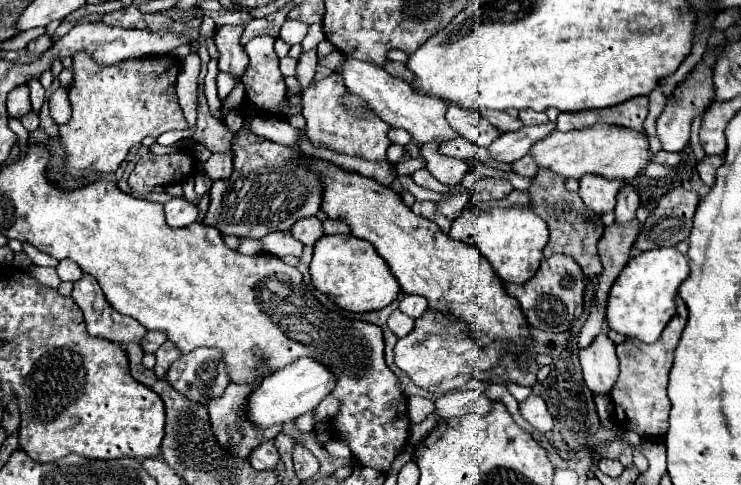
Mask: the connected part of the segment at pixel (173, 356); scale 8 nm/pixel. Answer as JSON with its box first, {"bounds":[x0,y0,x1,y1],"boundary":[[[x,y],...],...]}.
{"bounds":[154,340,182,378],"boundary":[[[166,340],[164,344],[162,344],[162,348],[156,352],[156,366],[154,366],[154,372],[156,372],[156,376],[158,378],[166,378],[166,372],[168,372],[168,368],[170,368],[170,364],[174,362],[174,360],[178,360],[182,354],[180,354],[180,350],[176,348],[176,344],[172,344],[170,340]]]}

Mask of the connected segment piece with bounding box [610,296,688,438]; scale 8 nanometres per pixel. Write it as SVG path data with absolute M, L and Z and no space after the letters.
M676 296L676 316L672 316L662 336L654 344L644 344L630 338L618 346L620 376L612 386L610 396L614 400L616 424L622 426L624 430L644 434L646 438L662 438L668 432L668 414L670 414L670 400L666 396L668 372L672 368L674 350L686 326L686 318L688 318L686 304L684 300L680 300L680 296Z

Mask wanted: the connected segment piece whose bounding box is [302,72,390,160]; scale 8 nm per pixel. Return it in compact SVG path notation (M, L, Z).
M340 72L330 74L328 78L314 80L304 92L302 92L302 108L304 108L304 118L306 118L306 136L312 142L322 142L330 146L336 152L350 154L350 156L360 156L366 160L386 160L386 148L390 146L388 140L388 124L382 122L378 116L368 112L368 116L352 116L344 104L342 98L348 94Z

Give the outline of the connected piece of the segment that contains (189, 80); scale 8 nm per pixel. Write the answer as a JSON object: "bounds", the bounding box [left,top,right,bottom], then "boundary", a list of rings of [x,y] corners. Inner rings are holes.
{"bounds":[176,54,200,127],"boundary":[[[188,54],[182,64],[182,72],[178,76],[176,94],[189,127],[196,125],[198,116],[198,74],[200,74],[200,58],[198,54]]]}

